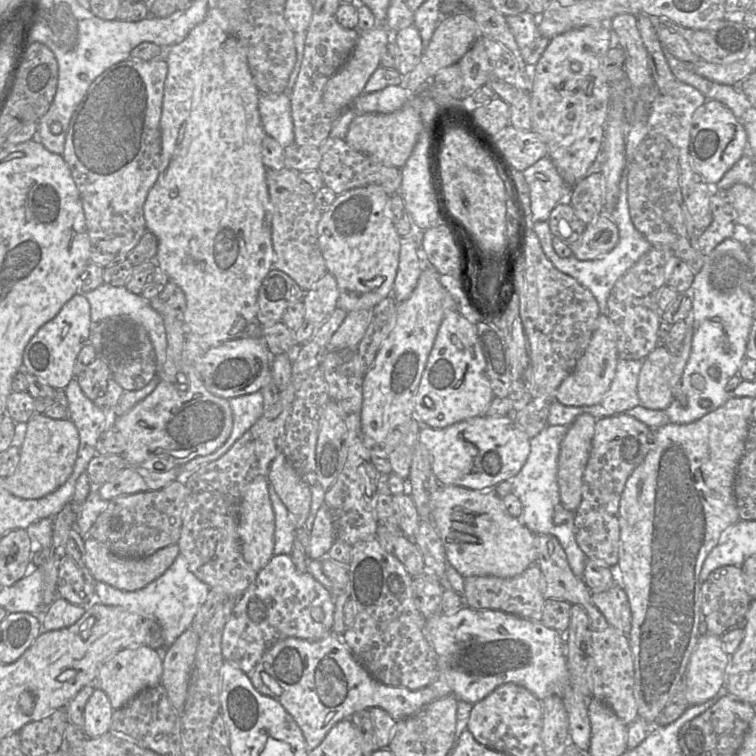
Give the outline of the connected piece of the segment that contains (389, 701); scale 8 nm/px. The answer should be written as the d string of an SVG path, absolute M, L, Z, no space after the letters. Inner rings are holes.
M333 633L317 641L285 638L276 642L248 676L258 692L278 701L292 716L302 731L308 751L315 749L334 725L350 719L356 712L378 707L397 722L437 699L430 686L410 690L379 682L355 660L341 636ZM263 675L269 675L276 681L282 688L281 695L265 684Z

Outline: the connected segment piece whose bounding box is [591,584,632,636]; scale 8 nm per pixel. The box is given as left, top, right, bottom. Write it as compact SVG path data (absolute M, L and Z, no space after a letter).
M615 584L607 590L593 592L591 597L594 606L607 622L628 636L632 615L627 594L622 587Z

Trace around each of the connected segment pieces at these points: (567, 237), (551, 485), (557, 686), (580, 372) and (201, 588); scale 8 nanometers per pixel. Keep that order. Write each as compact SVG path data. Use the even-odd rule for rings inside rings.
M569 202L558 203L552 209L547 221L553 236L567 244L577 241L586 227L576 216Z
M548 425L538 435L530 439L529 456L522 469L512 480L512 493L519 498L522 504L522 523L535 535L552 535L556 537L566 553L567 561L574 575L578 578L583 578L585 564L588 558L576 542L574 533L574 512L563 507L557 480L560 447L568 429L569 426Z
M466 605L452 614L435 614L425 621L424 629L425 636L436 653L437 665L448 676L452 694L458 700L474 705L495 689L508 683L525 687L541 701L550 696L558 696L562 699L568 714L570 739L580 750L587 752L591 739L589 700L577 694L572 685L566 661L565 633L548 628L541 622L526 620L501 611L476 610Z
M600 314L589 344L573 372L558 387L555 400L566 406L588 407L598 404L608 392L619 360L618 333L607 315Z
M177 556L172 565L156 580L137 591L123 591L97 581L94 585L95 601L110 606L122 607L137 615L156 619L162 629L164 646L170 647L175 640L191 627L198 609L205 602L209 586L200 581L188 568L185 557Z

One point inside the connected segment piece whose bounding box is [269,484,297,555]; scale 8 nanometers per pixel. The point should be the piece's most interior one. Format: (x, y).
(285, 531)

